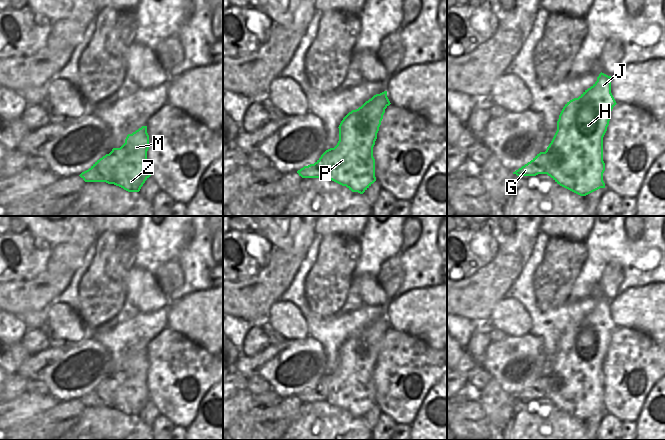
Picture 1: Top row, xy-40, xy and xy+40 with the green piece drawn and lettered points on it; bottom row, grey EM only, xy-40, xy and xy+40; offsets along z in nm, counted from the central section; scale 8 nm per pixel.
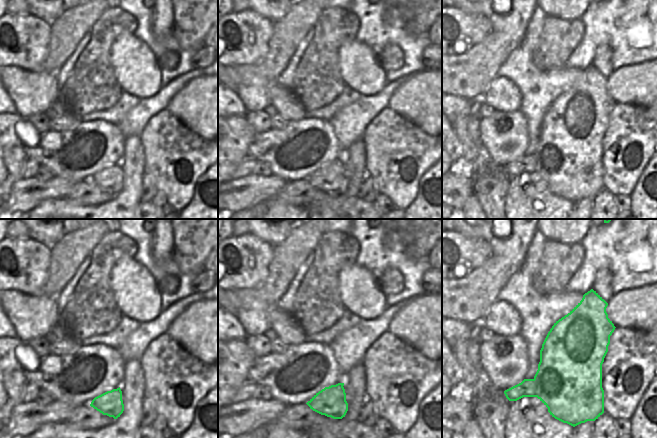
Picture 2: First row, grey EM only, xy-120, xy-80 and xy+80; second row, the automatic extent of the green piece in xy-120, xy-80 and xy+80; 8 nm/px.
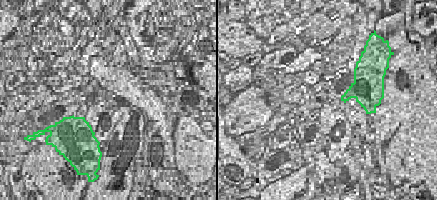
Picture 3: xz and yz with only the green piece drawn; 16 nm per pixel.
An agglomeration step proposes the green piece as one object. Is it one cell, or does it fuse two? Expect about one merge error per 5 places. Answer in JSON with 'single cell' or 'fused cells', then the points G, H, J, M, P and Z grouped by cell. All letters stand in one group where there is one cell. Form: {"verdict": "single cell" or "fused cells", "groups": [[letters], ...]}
{"verdict": "fused cells", "groups": [["G"], ["H", "J", "M", "P", "Z"]]}

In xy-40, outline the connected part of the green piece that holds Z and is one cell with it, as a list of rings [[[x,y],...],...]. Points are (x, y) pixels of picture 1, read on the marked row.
[[[142,126],[128,134],[120,148],[113,148],[110,154],[119,159],[115,181],[128,192],[139,192],[145,181],[151,176],[147,163],[149,135],[147,126]]]

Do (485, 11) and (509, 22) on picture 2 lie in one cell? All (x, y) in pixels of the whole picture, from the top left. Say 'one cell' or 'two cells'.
one cell

